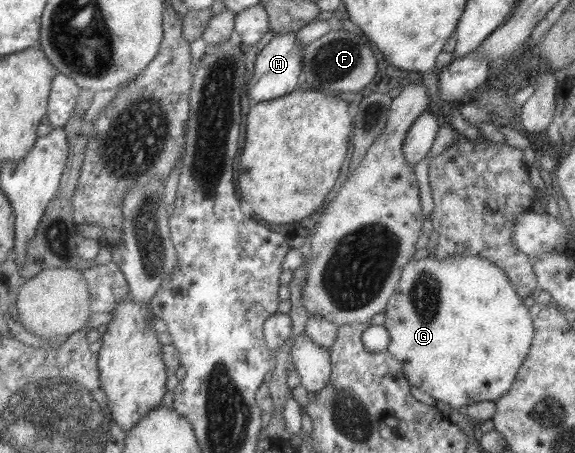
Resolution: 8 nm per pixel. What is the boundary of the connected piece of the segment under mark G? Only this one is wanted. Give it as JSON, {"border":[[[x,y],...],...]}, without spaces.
{"border":[[[460,253],[438,260],[434,254],[428,254],[422,259],[410,259],[402,267],[401,275],[396,283],[394,292],[390,295],[383,310],[385,314],[383,325],[388,331],[389,336],[387,352],[398,362],[408,385],[410,387],[420,388],[422,392],[434,398],[436,402],[445,402],[454,409],[469,406],[469,404],[475,402],[482,402],[482,400],[495,402],[498,398],[502,397],[502,394],[506,394],[510,390],[510,386],[514,382],[514,378],[516,378],[522,362],[526,359],[530,342],[532,342],[532,321],[529,315],[529,309],[524,306],[522,299],[521,296],[516,294],[514,287],[502,272],[502,269],[499,269],[493,262],[487,261],[478,255]]]}

